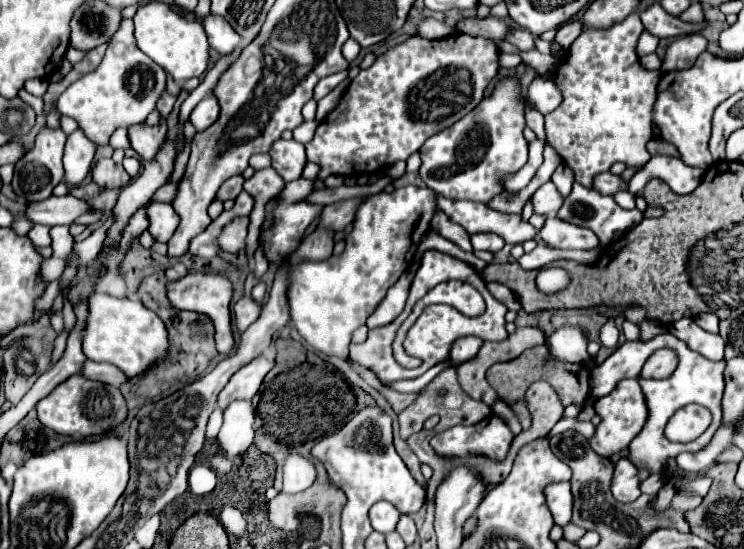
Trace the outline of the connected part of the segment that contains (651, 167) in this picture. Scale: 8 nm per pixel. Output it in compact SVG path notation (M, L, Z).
M652 157L648 161L648 165L638 171L630 181L628 181L628 193L640 193L644 189L644 185L648 183L650 177L660 177L664 179L676 193L680 195L688 195L692 193L698 185L700 185L700 179L702 179L702 173L700 169L694 169L694 167L688 167L684 165L680 159L674 159L674 157Z

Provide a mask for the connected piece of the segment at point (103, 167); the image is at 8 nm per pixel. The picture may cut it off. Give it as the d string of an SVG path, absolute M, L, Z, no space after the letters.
M98 159L98 163L94 163L90 173L92 173L92 181L104 189L124 187L124 183L128 183L128 179L130 179L130 175L124 171L124 167L114 163L112 159Z

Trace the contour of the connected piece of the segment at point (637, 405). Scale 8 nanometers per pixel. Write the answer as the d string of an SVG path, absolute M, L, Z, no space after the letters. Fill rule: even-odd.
M638 379L620 381L612 393L608 393L606 397L600 397L594 403L594 411L602 421L600 421L600 425L596 425L596 431L588 439L588 443L590 443L592 451L596 451L600 457L612 457L612 455L624 451L630 445L630 441L640 433L640 429L644 427L644 423L648 419L646 399L644 399Z

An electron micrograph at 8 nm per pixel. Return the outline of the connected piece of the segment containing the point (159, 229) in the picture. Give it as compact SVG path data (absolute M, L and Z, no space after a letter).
M152 201L146 207L146 217L148 217L150 235L160 243L166 243L174 235L176 227L180 223L180 217L172 209L172 205L170 203L160 203L160 201Z

